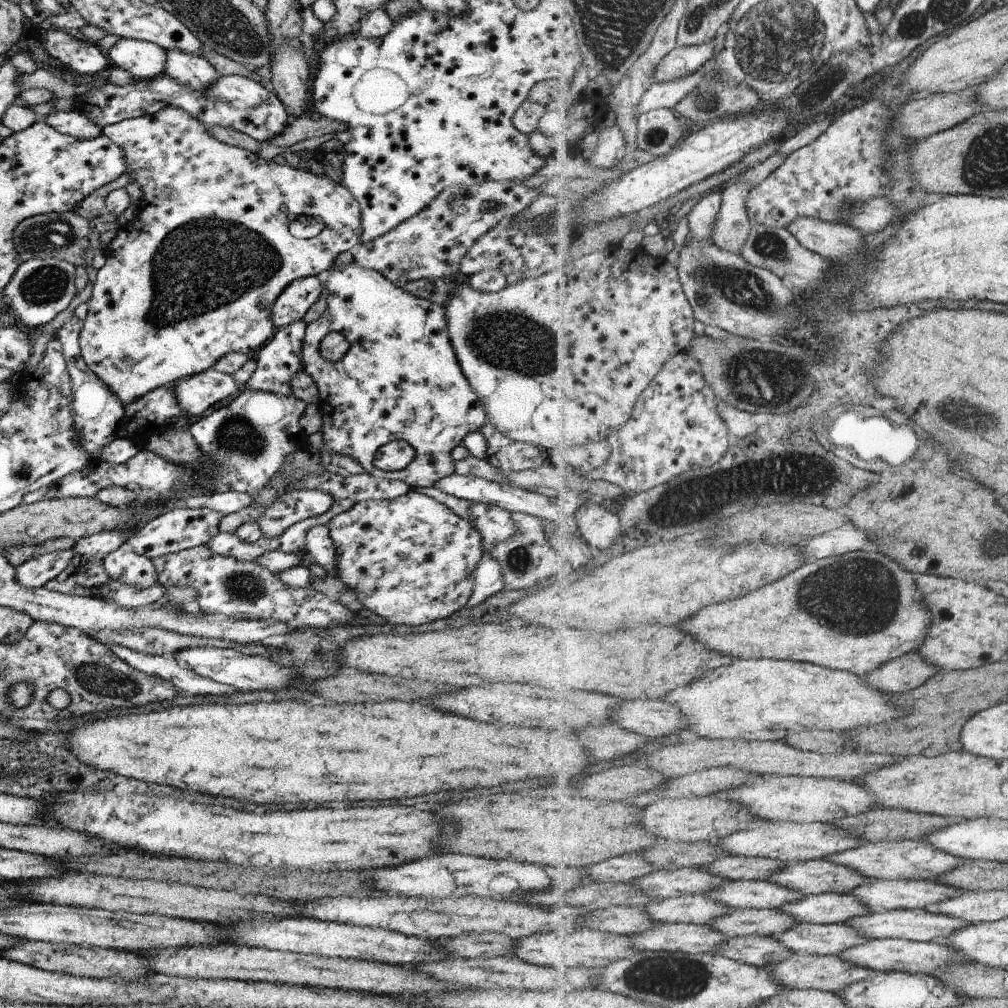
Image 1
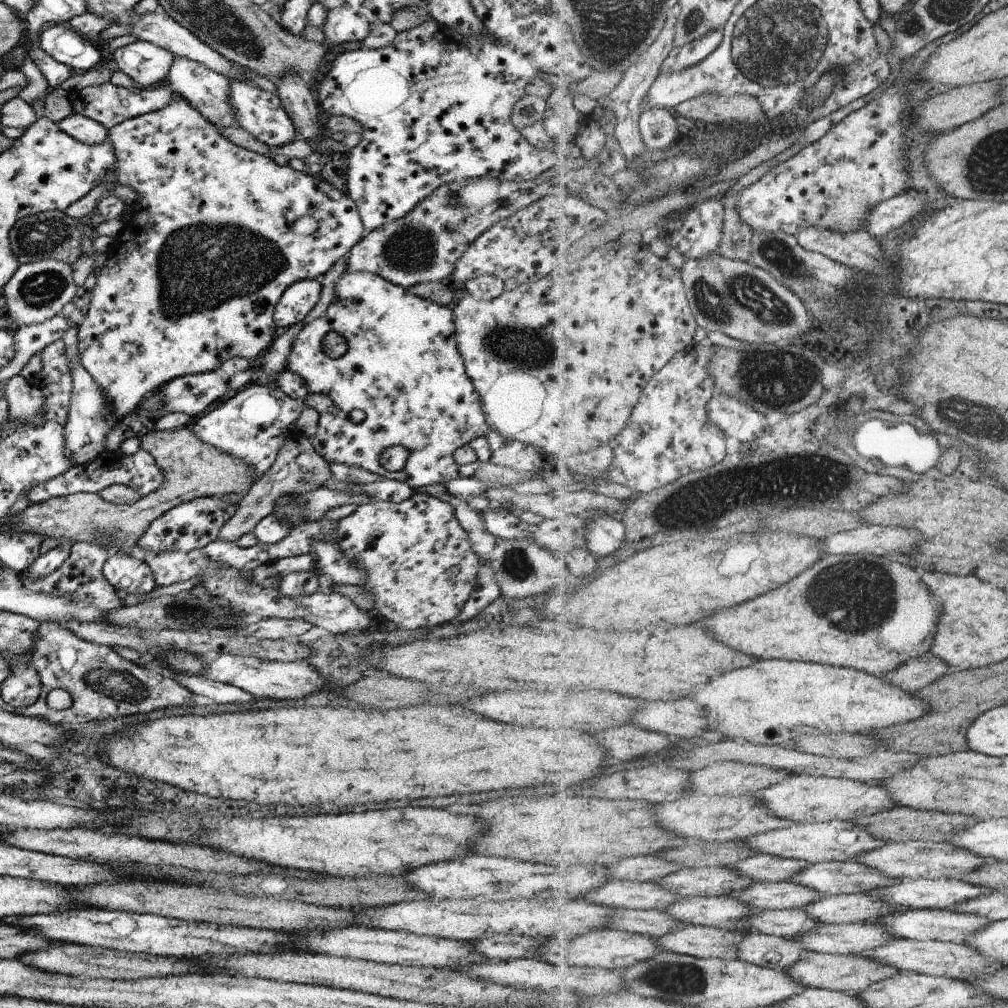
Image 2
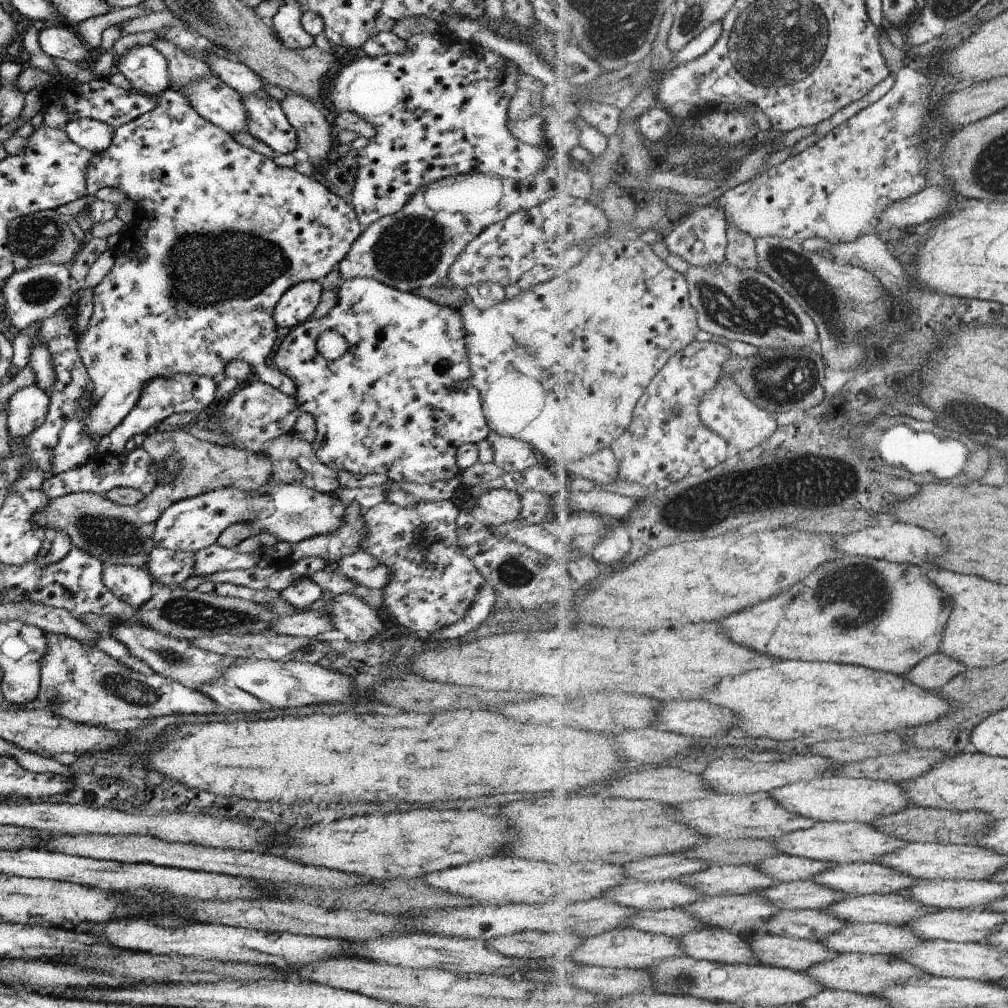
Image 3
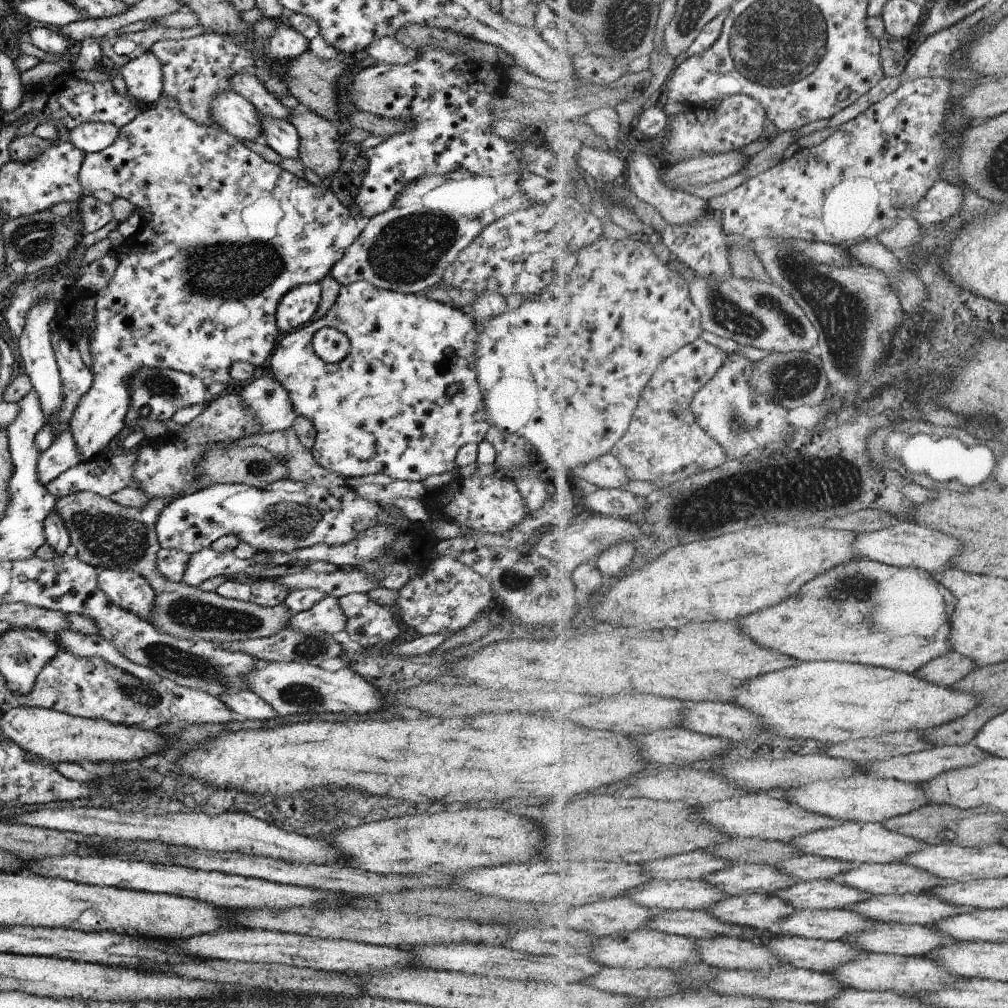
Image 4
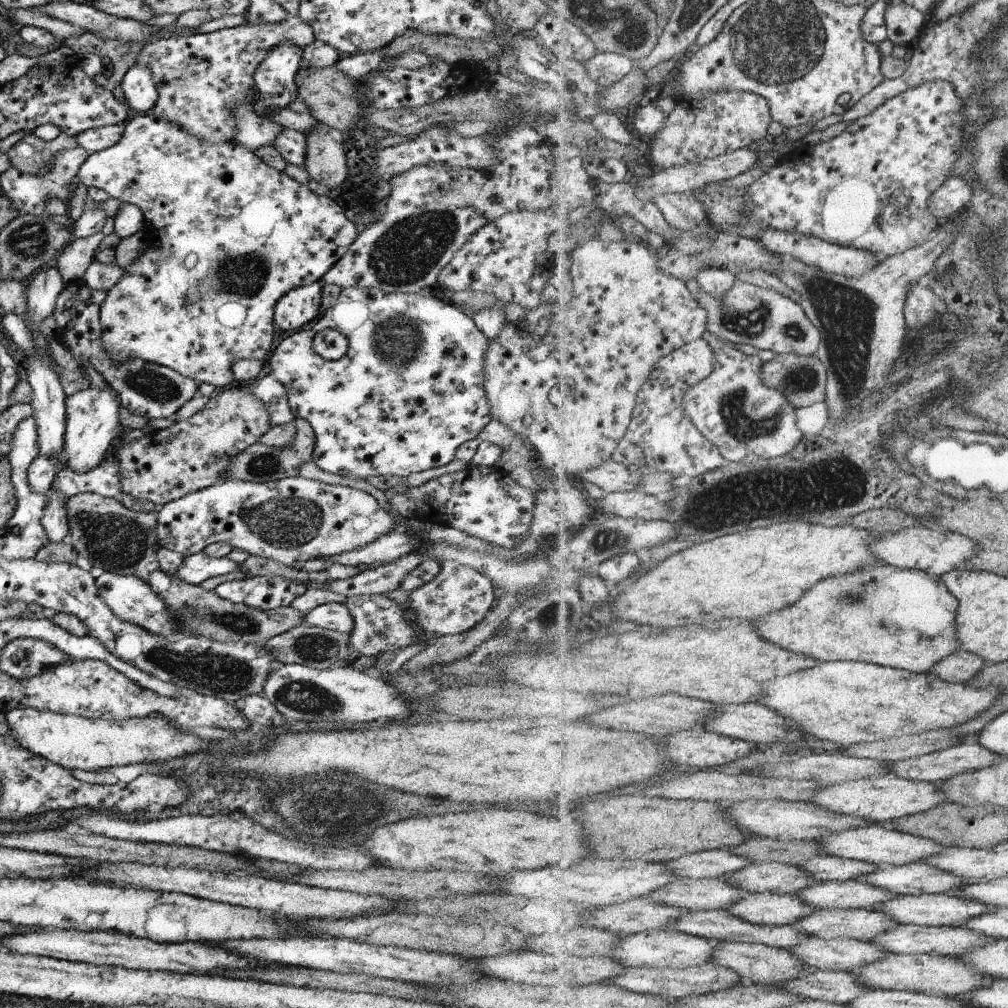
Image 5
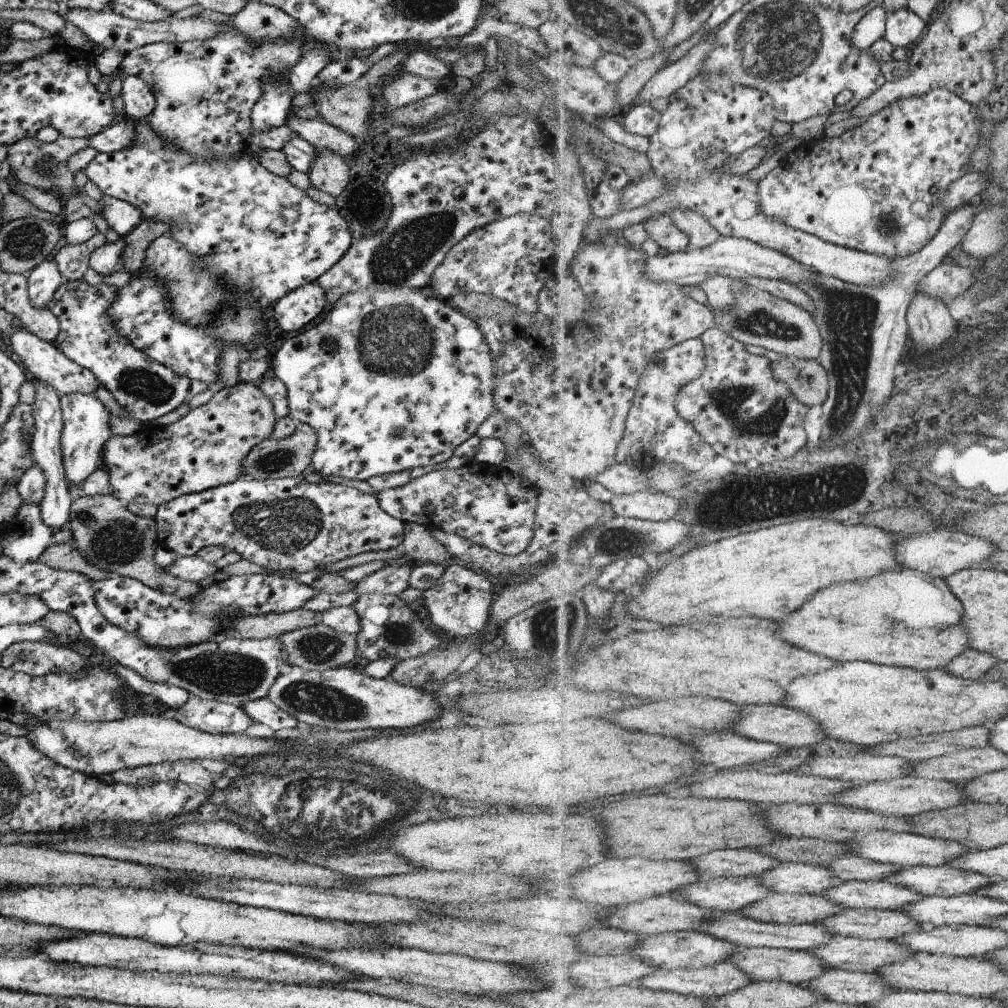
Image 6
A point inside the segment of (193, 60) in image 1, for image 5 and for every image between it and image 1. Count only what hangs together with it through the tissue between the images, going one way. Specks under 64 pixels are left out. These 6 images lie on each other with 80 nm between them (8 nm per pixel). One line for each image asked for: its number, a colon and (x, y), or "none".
2: (208, 91)
3: (212, 99)
4: (233, 114)
5: (252, 132)

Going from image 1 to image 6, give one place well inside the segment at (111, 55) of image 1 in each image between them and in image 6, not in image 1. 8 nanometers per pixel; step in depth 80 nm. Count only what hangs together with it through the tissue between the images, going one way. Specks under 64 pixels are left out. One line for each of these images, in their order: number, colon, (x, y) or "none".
2: (147, 65)
3: (146, 70)
4: (142, 75)
5: (140, 94)
6: (138, 102)

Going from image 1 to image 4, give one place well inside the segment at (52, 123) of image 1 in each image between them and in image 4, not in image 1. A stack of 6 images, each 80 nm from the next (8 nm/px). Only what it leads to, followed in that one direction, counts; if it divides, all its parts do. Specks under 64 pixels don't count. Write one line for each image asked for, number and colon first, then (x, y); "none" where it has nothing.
2: (80, 128)
3: (90, 134)
4: (91, 137)

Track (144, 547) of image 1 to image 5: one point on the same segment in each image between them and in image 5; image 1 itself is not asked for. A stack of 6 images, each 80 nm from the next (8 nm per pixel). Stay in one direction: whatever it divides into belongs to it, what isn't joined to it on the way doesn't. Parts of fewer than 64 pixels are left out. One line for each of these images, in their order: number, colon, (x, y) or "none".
2: (191, 525)
3: (291, 512)
4: (287, 515)
5: (291, 520)

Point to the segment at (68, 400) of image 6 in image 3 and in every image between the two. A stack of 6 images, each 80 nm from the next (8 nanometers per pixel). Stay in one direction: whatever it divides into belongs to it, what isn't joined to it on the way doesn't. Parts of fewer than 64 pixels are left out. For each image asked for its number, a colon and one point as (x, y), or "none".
3: (223, 232)
4: (224, 234)
5: (91, 416)

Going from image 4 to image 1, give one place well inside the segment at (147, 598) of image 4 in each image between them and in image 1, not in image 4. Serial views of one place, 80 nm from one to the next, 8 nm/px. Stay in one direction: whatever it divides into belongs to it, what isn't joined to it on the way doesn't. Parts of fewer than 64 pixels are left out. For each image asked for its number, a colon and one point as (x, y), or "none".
1: (122, 565)
2: (128, 574)
3: (132, 584)

